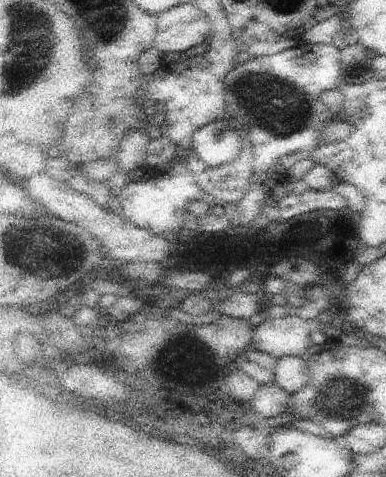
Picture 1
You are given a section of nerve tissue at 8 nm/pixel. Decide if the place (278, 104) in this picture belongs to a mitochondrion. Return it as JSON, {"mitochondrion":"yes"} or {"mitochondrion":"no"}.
{"mitochondrion":"yes"}

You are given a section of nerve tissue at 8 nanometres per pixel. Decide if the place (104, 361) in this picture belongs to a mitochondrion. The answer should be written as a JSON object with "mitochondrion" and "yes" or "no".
{"mitochondrion":"no"}

